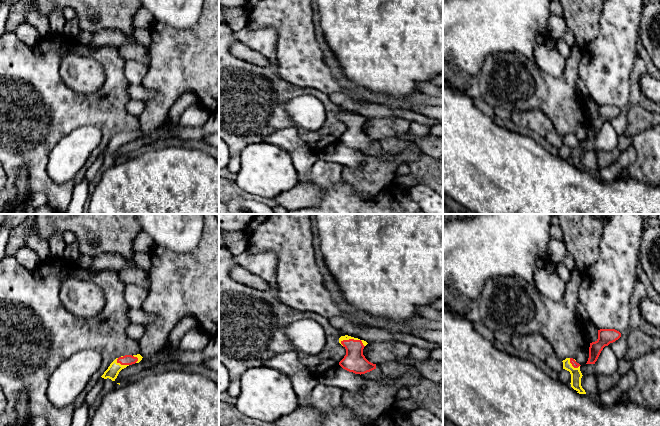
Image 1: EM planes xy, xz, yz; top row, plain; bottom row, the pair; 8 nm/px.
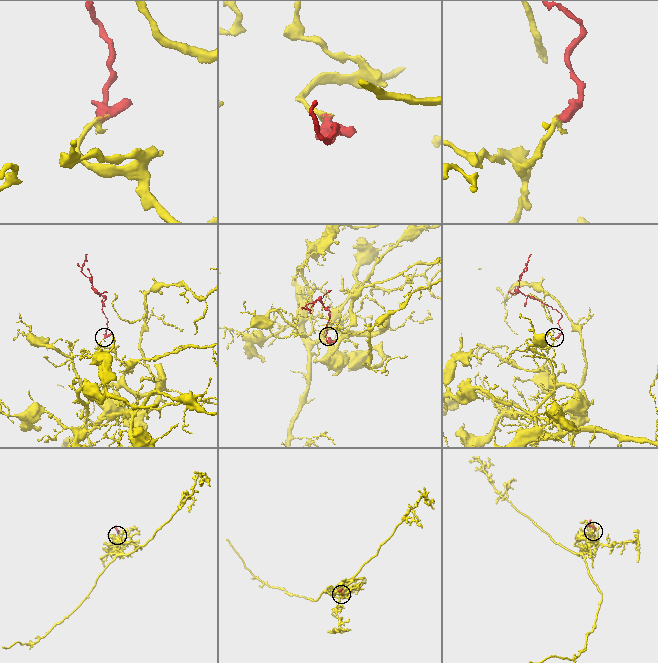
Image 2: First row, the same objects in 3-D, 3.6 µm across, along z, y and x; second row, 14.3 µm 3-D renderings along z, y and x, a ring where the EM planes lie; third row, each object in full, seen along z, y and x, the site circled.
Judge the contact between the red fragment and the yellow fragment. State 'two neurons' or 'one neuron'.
one neuron

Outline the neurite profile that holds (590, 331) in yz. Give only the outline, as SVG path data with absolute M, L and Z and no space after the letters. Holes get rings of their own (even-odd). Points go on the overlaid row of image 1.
M588 320L582 323L584 336L590 343L597 341L598 329Z

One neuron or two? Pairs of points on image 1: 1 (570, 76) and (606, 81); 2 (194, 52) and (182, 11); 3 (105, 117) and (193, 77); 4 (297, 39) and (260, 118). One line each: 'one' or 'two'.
1: two
2: two
3: two
4: two

